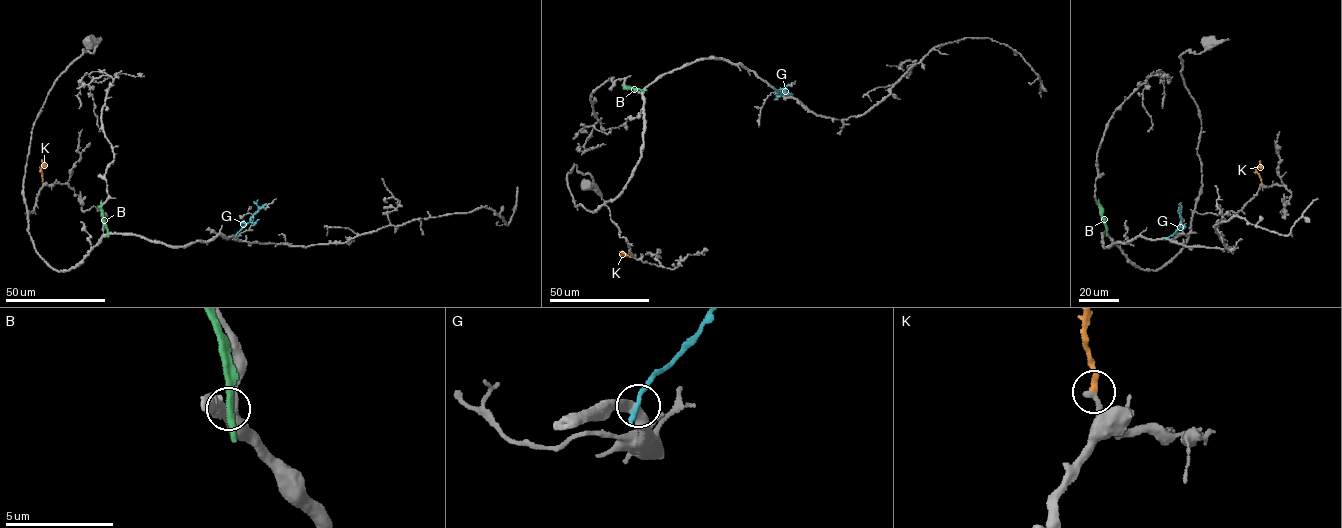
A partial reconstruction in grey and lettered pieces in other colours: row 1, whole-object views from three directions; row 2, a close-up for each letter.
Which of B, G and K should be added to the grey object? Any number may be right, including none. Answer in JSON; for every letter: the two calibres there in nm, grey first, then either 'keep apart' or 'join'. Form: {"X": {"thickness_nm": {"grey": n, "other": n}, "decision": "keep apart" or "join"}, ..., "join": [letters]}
{"B": {"thickness_nm": {"grey": 400, "other": 360}, "decision": "keep apart"}, "G": {"thickness_nm": {"grey": 360, "other": 180}, "decision": "keep apart"}, "K": {"thickness_nm": {"grey": 300, "other": 260}, "decision": "join"}, "join": ["K"]}

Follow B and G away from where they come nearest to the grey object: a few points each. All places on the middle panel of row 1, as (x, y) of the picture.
B: (644, 89), (622, 84)
G: (774, 87), (783, 94), (788, 83)

